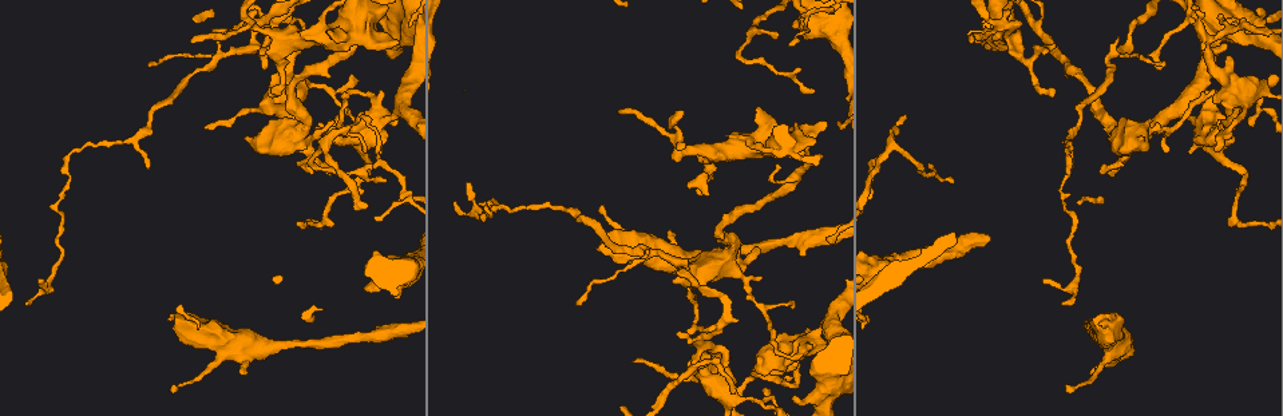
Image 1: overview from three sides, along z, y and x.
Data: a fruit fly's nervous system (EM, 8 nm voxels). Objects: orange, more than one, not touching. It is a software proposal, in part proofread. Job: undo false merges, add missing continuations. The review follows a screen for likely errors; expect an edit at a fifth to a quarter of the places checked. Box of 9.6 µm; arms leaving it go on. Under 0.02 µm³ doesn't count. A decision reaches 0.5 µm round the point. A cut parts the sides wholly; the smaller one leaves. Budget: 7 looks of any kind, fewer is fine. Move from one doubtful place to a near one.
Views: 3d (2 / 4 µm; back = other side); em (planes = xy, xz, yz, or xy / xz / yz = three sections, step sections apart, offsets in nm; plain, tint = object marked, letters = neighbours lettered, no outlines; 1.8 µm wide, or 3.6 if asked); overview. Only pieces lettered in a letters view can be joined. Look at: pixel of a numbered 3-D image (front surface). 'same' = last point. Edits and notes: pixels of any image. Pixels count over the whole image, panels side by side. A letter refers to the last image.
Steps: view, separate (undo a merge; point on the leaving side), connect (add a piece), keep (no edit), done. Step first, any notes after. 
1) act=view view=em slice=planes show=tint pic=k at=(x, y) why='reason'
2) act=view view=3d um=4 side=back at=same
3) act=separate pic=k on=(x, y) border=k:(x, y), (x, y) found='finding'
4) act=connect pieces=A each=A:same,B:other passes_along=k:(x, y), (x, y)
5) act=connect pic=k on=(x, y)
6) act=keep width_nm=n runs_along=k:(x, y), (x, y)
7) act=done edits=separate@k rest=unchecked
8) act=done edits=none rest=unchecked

act=view view=em slice=planes show=tint pic=1 at=(595, 248) why='free end'

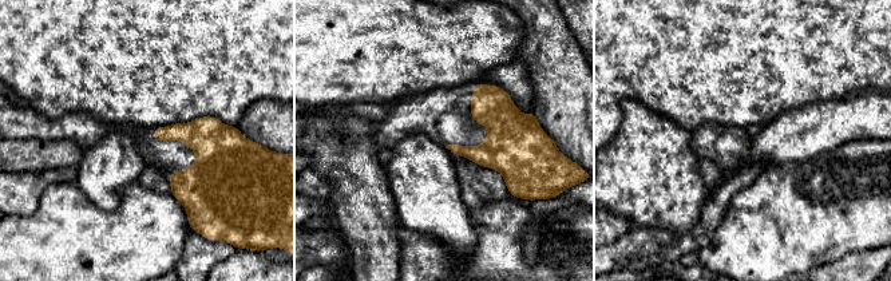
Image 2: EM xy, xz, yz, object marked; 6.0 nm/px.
act=view view=em slice=planes show=letters at=same why='what lies round it'

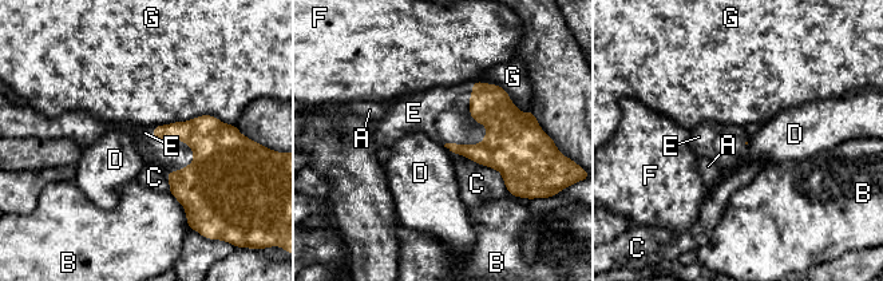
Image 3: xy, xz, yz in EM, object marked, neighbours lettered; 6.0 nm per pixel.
act=connect pieces=E each=A:other,B:other,C:other,D:other,E:same,F:other,G:other passes_along=3:(490, 105), (470, 98), (430, 105) found='it goes on there'

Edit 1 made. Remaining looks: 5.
act=view view=3d um=2 pic=1 at=(368, 289) why='branch stops here'

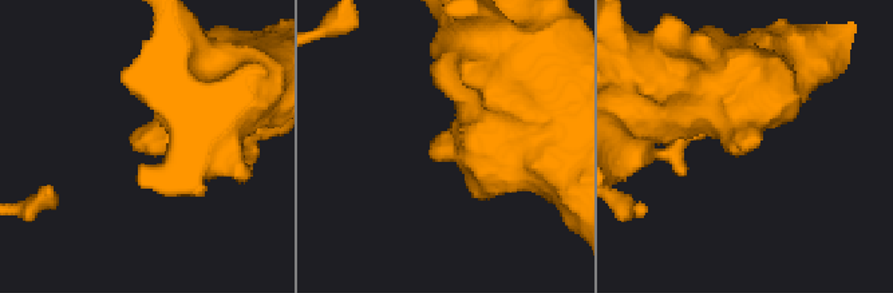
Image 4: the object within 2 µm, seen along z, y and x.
act=view view=em slice=planes show=letters pic=4 at=(138, 142) why='shape alone is not enough'

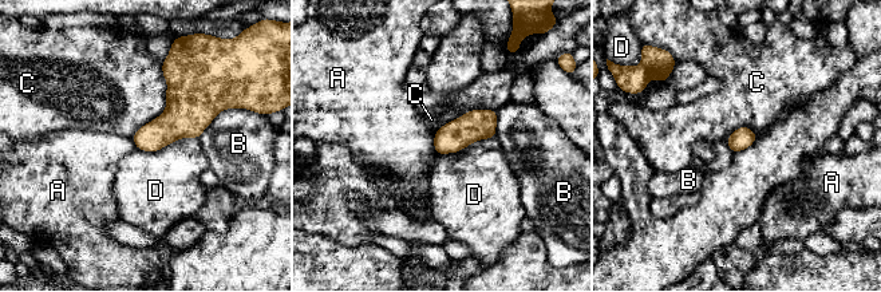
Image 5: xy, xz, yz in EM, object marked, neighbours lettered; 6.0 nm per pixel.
act=keep each=A:other,B:other,C:other,D:other border=5:(197, 137), (137, 149) found='none of them fits'

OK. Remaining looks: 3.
act=view view=overview why='redraw'

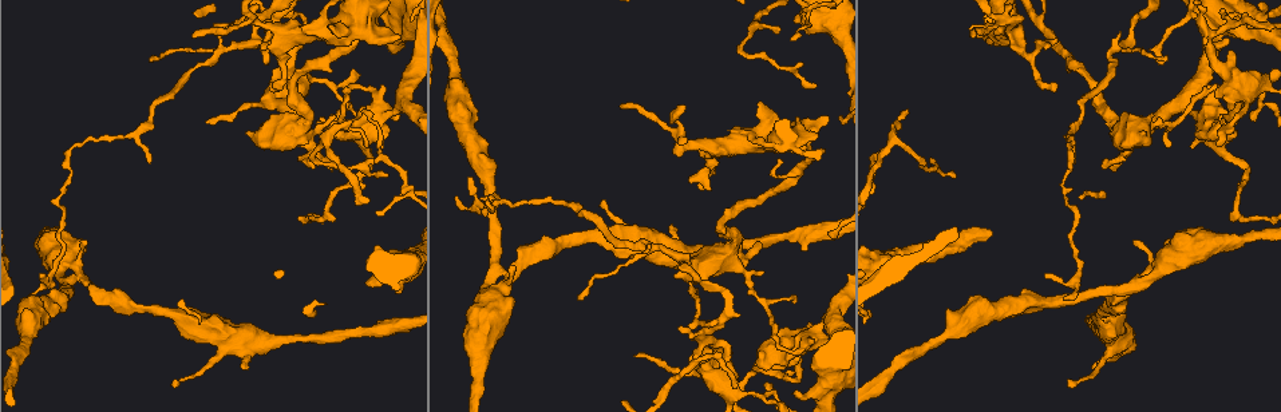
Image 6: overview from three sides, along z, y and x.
act=view view=em slice=planes show=letters pic=6 at=(1211, 104) why='branch point'

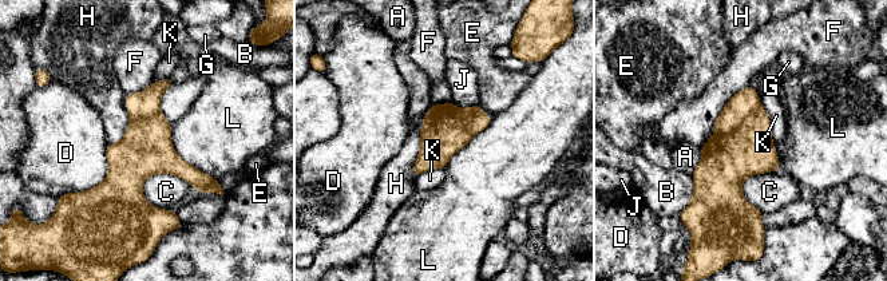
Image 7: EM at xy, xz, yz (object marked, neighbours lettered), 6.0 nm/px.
act=separate pic=7 on=(744, 102) width_nm=300 longest_contact=F:480nm each=A:other,B:other,C:other,D:other,E:other,F:other,G:other,H:other,J:other,K:other,L:other found='a second neuron is stuck on'

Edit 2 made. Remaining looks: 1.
act=done edits=connect@3,separate@7 rest=unchecked

